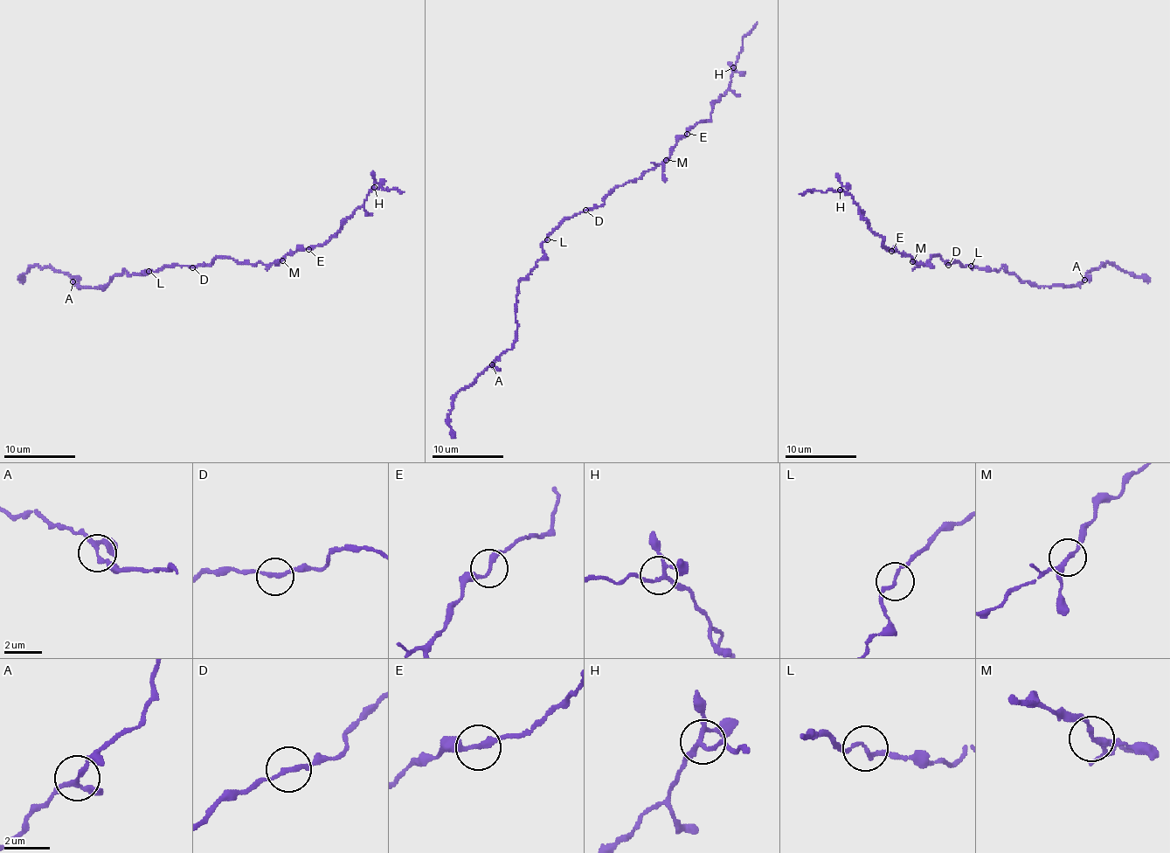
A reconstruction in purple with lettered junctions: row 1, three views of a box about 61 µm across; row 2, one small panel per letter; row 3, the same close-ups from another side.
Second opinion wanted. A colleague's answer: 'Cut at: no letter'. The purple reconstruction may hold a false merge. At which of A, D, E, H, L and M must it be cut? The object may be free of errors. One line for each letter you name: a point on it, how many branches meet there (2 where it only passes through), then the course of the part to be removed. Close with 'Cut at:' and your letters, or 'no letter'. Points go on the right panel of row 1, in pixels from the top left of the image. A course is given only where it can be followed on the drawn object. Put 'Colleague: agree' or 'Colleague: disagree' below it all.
Cut at: no letter
Colleague: agree

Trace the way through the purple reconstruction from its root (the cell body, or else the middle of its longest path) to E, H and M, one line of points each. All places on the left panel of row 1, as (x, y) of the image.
E: (192, 266), (209, 266), (218, 258), (270, 265), (301, 248), (308, 249)
H: (192, 266), (209, 266), (218, 258), (270, 265), (301, 248), (326, 244), (364, 203), (367, 195), (374, 187)
M: (192, 266), (209, 266), (218, 258), (264, 265), (281, 260)

